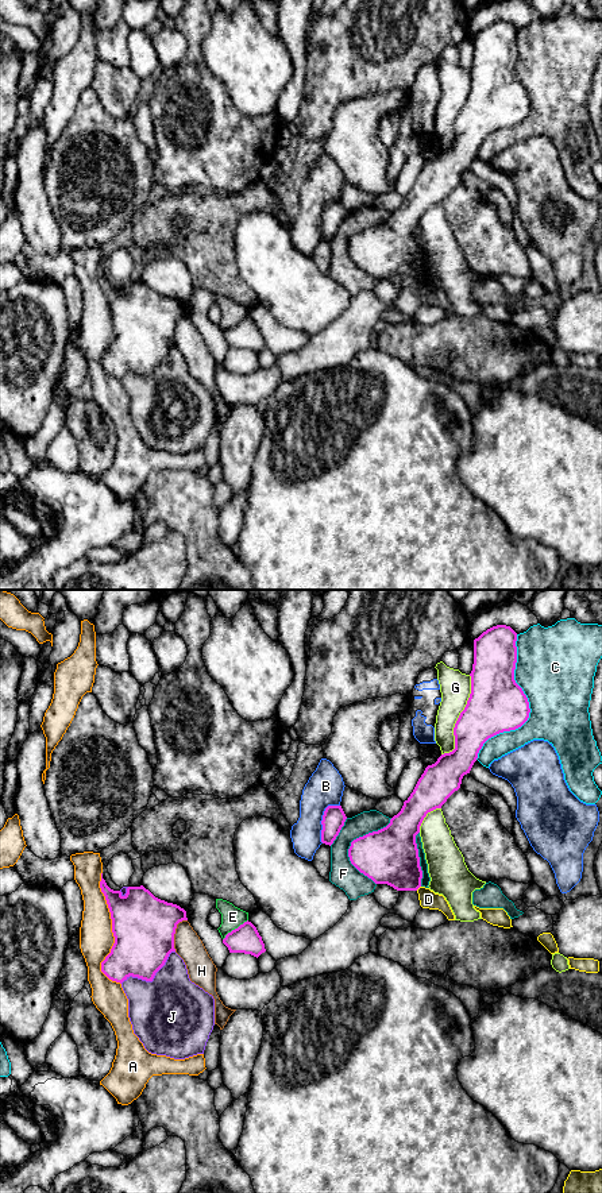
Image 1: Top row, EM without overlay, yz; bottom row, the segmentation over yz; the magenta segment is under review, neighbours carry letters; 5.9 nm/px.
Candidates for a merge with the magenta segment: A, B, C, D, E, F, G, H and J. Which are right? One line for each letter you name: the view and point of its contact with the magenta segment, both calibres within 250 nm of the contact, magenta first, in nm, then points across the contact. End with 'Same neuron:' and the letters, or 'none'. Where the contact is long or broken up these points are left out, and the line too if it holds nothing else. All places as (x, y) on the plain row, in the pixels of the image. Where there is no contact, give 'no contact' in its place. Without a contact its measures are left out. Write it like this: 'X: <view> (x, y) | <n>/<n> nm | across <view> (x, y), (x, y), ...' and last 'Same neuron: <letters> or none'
Same neuron: none

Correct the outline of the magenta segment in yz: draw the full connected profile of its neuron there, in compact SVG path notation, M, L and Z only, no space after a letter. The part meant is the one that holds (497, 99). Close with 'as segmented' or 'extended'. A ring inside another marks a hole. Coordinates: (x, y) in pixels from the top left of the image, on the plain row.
M506 20L493 22L474 35L471 89L454 123L455 144L441 150L435 159L425 163L401 206L386 223L351 238L348 244L351 259L375 279L387 279L397 286L417 286L421 282L422 266L416 231L420 228L424 213L428 208L441 204L447 194L460 184L463 171L470 169L479 146L489 134L516 126L528 116L529 97L514 76L516 36L517 28Z; as segmented

